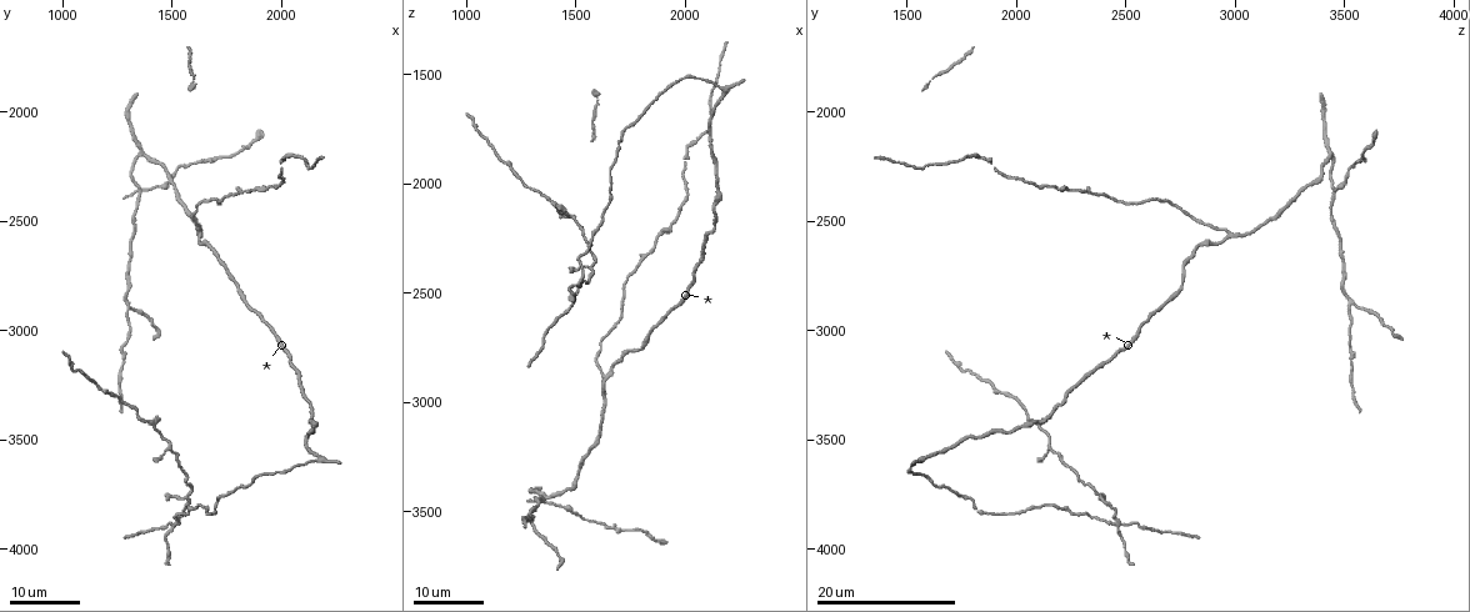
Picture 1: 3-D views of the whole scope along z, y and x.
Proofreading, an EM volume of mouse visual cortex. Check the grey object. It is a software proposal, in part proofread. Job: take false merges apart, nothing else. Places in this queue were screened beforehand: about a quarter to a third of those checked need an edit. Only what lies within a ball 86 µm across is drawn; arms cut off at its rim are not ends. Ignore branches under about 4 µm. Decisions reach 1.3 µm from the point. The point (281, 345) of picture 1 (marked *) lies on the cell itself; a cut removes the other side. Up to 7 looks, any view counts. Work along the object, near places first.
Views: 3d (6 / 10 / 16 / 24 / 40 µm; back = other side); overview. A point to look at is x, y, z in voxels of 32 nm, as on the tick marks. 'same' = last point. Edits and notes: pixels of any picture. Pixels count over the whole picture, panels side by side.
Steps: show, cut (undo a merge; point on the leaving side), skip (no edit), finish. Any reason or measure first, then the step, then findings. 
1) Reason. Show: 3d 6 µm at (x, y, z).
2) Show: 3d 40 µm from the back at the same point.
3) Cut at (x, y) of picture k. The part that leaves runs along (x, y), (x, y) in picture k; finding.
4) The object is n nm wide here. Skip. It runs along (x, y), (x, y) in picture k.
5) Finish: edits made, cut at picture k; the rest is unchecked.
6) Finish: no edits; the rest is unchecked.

Three arms meet. Show: 3d 16 µm at (1290, 2870, 3540).

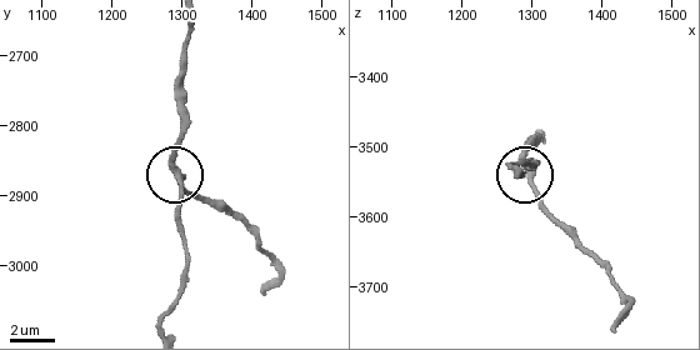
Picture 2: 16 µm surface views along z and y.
Show: 3d 10 µm at the same point.

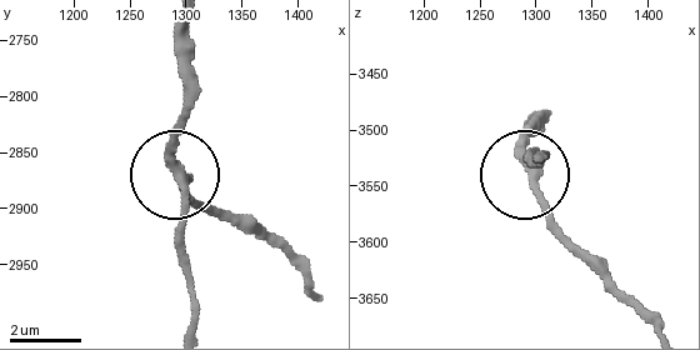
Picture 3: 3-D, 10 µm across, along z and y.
The object is 250 nm wide here. Skip. All the same cell.

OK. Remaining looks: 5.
Looks like a crossing. Show: 3d 16 µm at (1360, 2340, 3460).

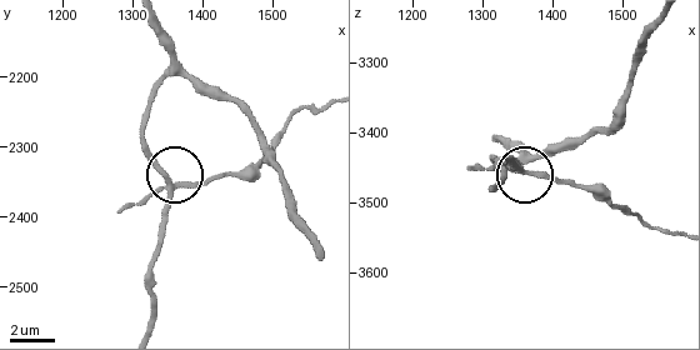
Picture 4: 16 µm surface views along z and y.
Show: 3d 10 µm at (1370, 2350, 3460).

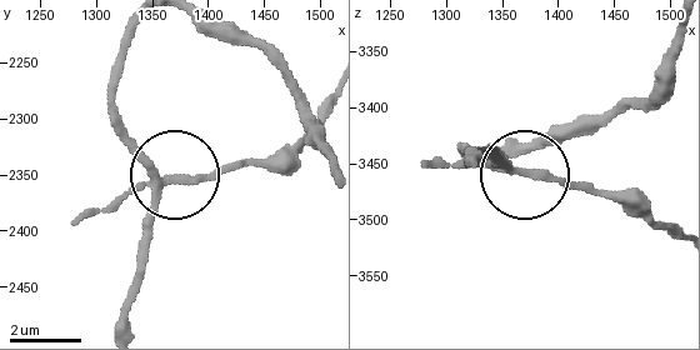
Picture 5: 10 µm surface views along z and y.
The object is 230 nm wide here. Cut at (111, 210) of picture 5. A second cell is stuck on.

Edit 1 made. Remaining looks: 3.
Show: overview.

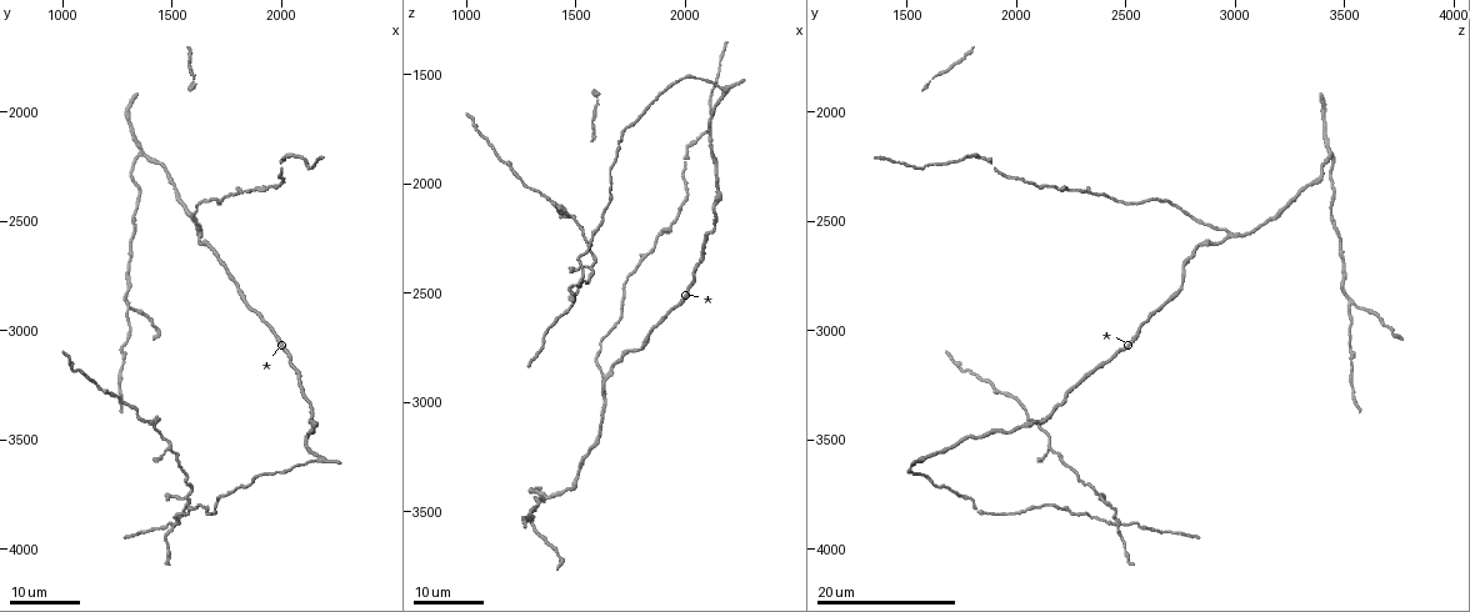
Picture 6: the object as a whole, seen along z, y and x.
Arms part here. Show: 3d 16 µm at (1360, 2190, 3440).

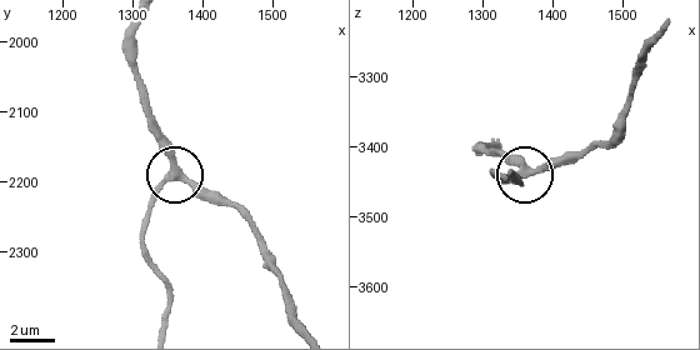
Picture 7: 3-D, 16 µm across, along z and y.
Show: 3d 6 µm at (1360, 2185, 3435).

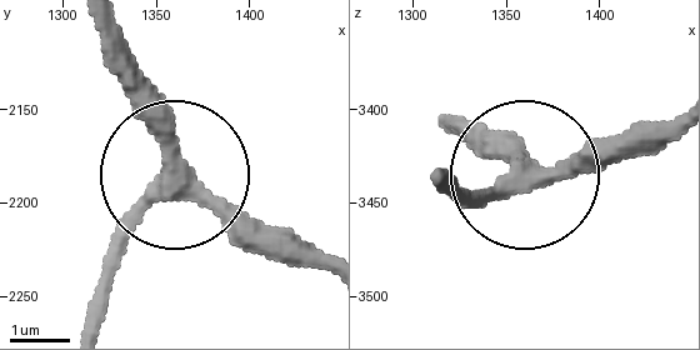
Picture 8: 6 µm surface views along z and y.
3 arms meet here. Skip. It runs along (324, 268), (264, 253), (189, 188), (130, 43) in picture 8; continuous, no second cell.

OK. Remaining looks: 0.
Finish: edits made, cut at picture 5; the rest is unchecked.

